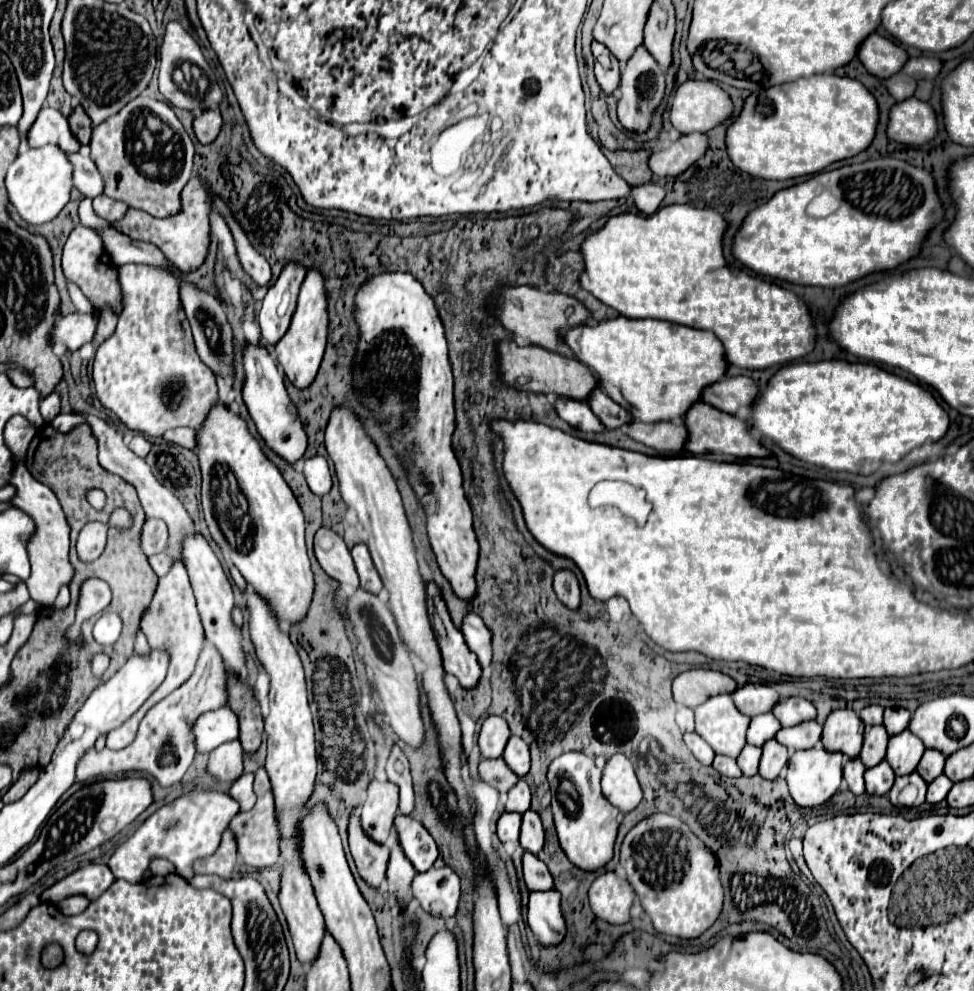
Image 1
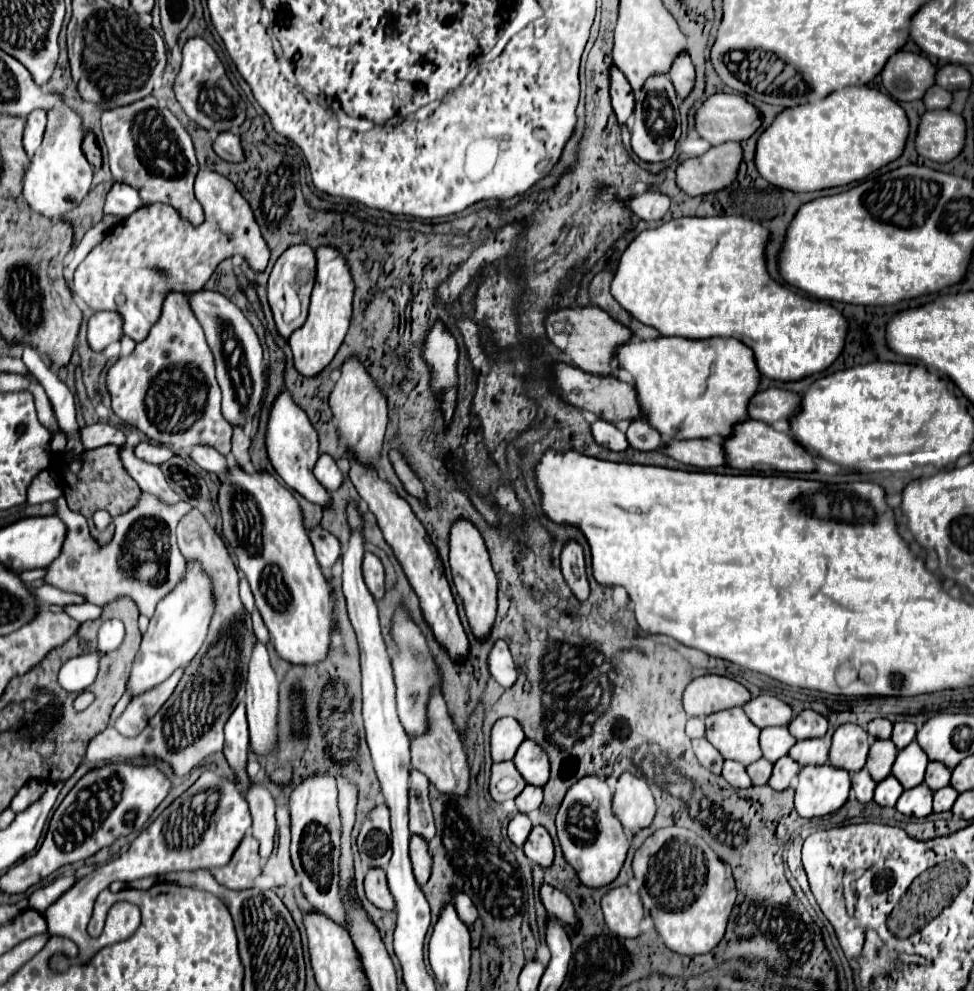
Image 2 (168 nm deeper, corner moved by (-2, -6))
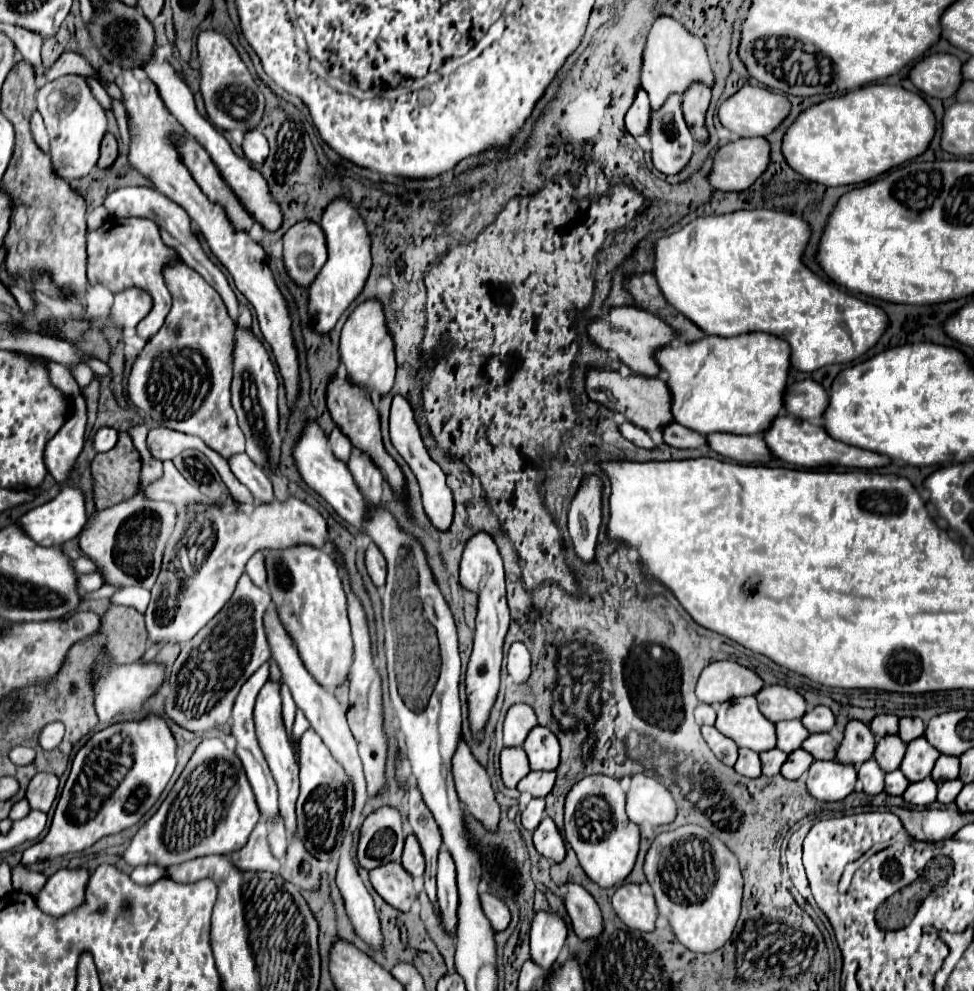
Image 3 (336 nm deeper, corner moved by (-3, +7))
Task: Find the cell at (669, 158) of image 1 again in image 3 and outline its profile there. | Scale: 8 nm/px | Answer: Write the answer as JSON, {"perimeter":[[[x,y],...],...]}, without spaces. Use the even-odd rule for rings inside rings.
{"perimeter":[[[740,138],[726,144],[714,156],[710,182],[716,190],[748,190],[770,164],[770,142],[766,138]]]}

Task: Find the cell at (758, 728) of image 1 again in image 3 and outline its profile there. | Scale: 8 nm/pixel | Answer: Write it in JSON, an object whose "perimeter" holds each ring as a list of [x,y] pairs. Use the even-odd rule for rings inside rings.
{"perimeter":[[[784,720],[776,724],[776,736],[778,736],[778,748],[786,754],[798,750],[802,742],[810,736],[810,732],[802,726],[800,720]]]}

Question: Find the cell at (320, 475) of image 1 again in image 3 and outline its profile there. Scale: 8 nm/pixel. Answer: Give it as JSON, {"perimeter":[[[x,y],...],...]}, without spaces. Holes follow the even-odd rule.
{"perimeter":[[[334,428],[334,430],[332,430],[332,434],[328,436],[328,444],[330,444],[332,452],[336,454],[336,458],[340,458],[340,460],[348,462],[352,448],[350,448],[350,440],[346,438],[346,434],[342,434],[342,430]]]}

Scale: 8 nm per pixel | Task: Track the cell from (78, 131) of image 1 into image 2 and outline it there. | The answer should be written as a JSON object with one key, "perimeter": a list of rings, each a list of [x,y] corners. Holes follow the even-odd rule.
{"perimeter":[[[87,131],[87,133],[85,133],[83,151],[85,151],[85,157],[87,157],[87,161],[89,161],[91,165],[101,167],[101,151],[99,151],[99,145],[97,145],[97,139],[95,139],[93,131]]]}

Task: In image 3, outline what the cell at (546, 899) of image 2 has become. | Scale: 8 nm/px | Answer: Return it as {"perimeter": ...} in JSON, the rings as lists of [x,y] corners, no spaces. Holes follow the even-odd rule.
{"perimeter":[[[568,884],[566,910],[578,938],[588,940],[602,934],[602,912],[592,894],[588,894],[580,884]]]}

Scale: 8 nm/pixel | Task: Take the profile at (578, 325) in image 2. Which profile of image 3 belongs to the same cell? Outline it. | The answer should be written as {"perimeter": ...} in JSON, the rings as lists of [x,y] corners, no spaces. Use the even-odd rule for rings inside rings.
{"perimeter":[[[622,306],[622,308],[610,310],[610,324],[606,324],[604,320],[592,320],[588,326],[588,334],[602,350],[616,352],[620,356],[620,362],[626,364],[634,374],[640,374],[640,376],[658,376],[660,374],[660,366],[656,362],[656,352],[658,352],[658,348],[670,346],[676,338],[676,332],[662,318],[658,318],[652,312],[634,308],[634,306]]]}

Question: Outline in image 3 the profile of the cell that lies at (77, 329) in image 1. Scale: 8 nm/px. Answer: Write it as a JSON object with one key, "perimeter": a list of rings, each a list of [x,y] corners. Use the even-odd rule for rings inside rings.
{"perimeter":[[[126,288],[114,294],[112,320],[118,328],[134,328],[150,312],[152,298],[144,290]]]}

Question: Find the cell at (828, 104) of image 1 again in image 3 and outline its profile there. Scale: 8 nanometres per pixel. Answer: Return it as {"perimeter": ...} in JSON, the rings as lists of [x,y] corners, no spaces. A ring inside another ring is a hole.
{"perimeter":[[[870,84],[804,110],[798,116],[798,120],[788,128],[782,150],[788,164],[804,178],[820,182],[824,186],[852,186],[870,182],[880,174],[884,174],[886,170],[924,154],[934,134],[936,134],[936,116],[920,94],[904,90],[902,86]]]}

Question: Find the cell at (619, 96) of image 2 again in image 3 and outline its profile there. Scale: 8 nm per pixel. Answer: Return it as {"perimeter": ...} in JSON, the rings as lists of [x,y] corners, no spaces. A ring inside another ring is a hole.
{"perimeter":[[[638,90],[634,104],[630,106],[628,114],[626,114],[626,128],[628,132],[638,138],[638,136],[646,136],[648,134],[648,126],[650,126],[650,100],[648,94],[644,90]]]}

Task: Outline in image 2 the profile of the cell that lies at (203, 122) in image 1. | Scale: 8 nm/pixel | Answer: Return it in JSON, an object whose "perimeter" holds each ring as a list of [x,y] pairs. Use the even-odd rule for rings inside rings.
{"perimeter":[[[223,131],[215,137],[213,141],[213,151],[225,159],[225,161],[243,161],[243,149],[239,145],[239,135],[235,135],[233,131]]]}

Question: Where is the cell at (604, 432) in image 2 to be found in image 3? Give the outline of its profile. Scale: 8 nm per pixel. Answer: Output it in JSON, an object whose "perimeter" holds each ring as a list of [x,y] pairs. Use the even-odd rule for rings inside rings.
{"perimeter":[[[624,422],[624,424],[620,426],[620,432],[622,432],[622,436],[624,436],[626,440],[634,442],[634,444],[640,446],[640,448],[646,448],[646,450],[656,448],[656,442],[650,438],[650,434],[648,434],[646,430],[634,426],[632,422]]]}

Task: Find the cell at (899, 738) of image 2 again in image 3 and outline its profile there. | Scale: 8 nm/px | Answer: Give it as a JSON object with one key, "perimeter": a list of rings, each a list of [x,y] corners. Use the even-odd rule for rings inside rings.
{"perimeter":[[[900,718],[900,732],[898,736],[908,744],[912,738],[920,738],[926,730],[926,724],[920,718]]]}

